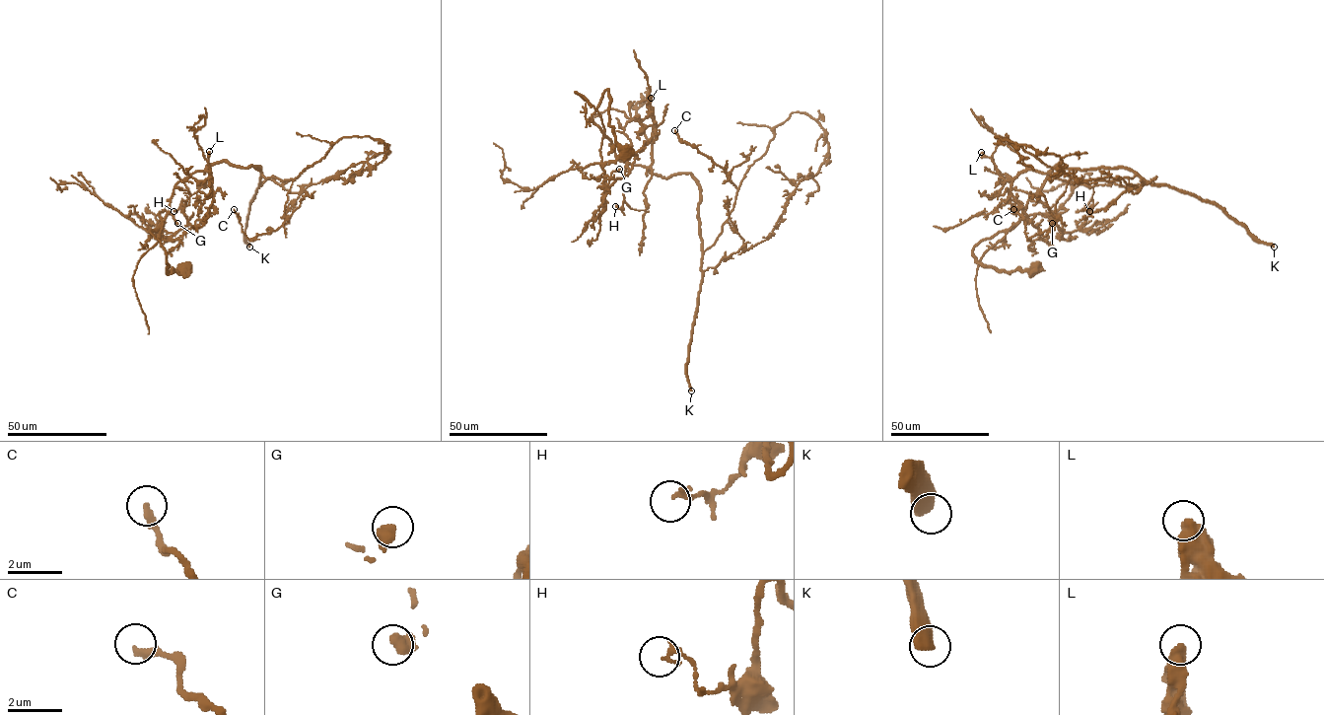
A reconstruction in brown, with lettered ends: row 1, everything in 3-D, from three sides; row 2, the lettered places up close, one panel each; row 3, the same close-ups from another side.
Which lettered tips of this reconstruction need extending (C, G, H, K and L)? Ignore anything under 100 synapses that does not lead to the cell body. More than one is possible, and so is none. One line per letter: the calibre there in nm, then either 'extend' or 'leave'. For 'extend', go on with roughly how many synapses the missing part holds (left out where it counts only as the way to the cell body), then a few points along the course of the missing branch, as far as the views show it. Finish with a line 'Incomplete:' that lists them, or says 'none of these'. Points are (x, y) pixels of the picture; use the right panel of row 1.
C: 280 nm | leave
G: 480 nm | leave
H: 200 nm | leave
K: 600 nm | extend | 1500 syn
L: 550 nm | leave
Incomplete: K

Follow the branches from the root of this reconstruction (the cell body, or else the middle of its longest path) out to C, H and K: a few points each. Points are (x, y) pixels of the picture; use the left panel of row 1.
C: (183, 268), (167, 273), (150, 232), (177, 182), (223, 161), (297, 178), (276, 229), (249, 240), (234, 209)
H: (183, 268), (167, 273), (165, 250), (150, 231), (169, 212), (174, 185), (206, 171), (205, 186), (174, 211)
K: (183, 268), (167, 273), (165, 250), (150, 231), (169, 212), (174, 185), (211, 164), (260, 167), (249, 247)

